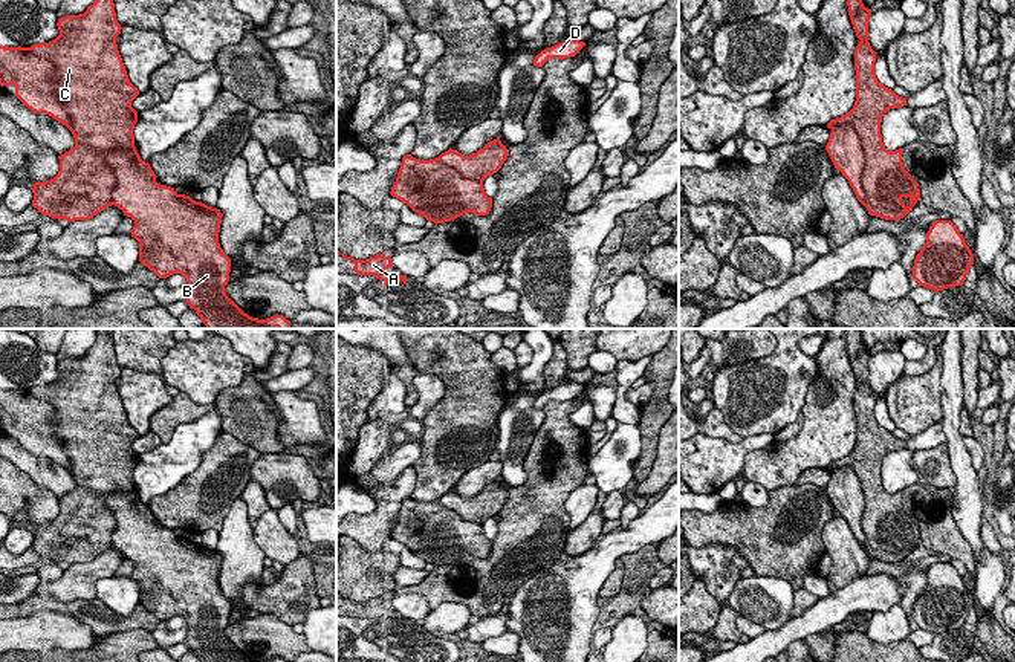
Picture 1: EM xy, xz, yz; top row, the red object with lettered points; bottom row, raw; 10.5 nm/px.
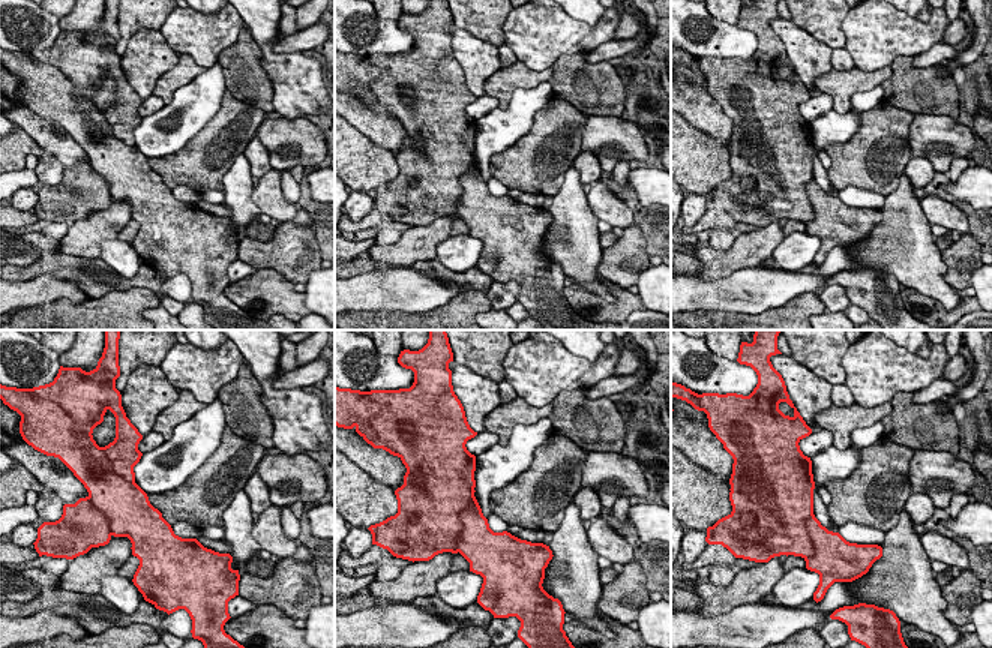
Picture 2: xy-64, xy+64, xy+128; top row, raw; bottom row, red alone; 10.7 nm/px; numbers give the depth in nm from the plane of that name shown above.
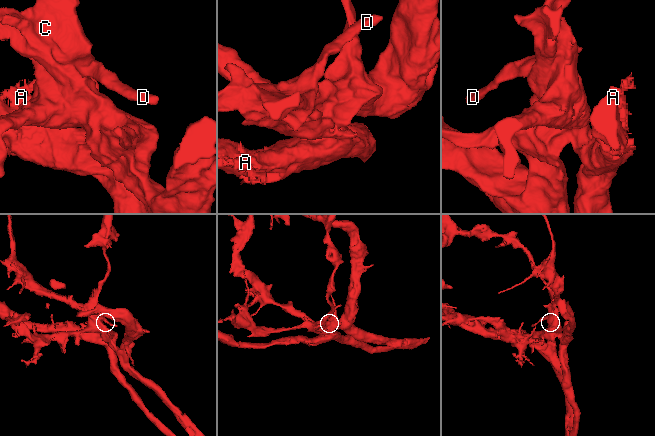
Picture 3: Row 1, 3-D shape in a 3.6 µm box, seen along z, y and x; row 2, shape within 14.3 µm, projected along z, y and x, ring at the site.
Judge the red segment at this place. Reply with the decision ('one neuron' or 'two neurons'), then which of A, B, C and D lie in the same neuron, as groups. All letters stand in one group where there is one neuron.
two neurons | A C D / B

